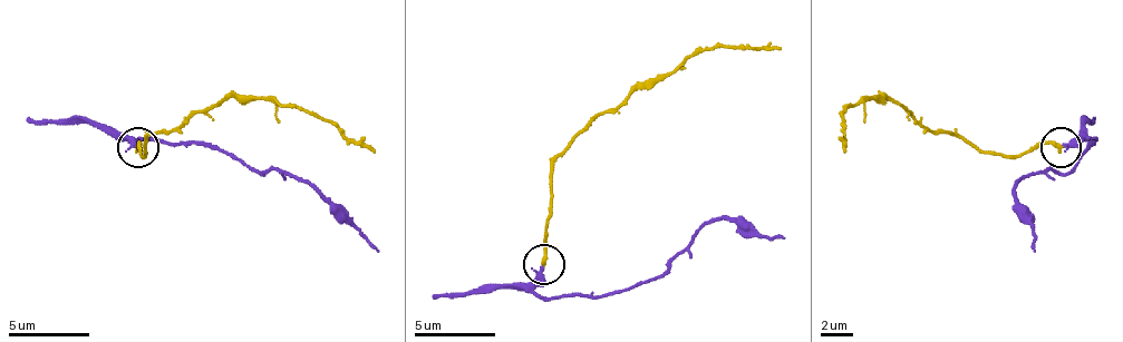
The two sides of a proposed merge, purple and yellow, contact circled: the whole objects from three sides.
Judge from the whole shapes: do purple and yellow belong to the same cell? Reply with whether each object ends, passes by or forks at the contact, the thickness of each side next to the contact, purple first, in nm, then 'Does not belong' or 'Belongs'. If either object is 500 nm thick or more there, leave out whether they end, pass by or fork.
At the ring purple ends. At the ring yellow ends. Thickness 340 nm (purple) against 240 nm. Belongs

